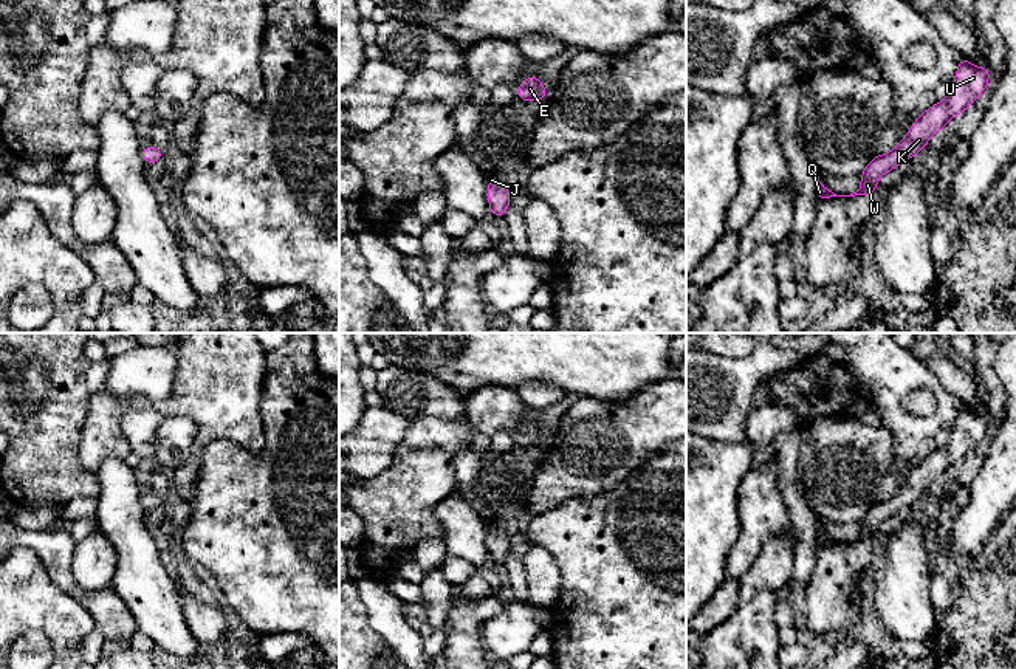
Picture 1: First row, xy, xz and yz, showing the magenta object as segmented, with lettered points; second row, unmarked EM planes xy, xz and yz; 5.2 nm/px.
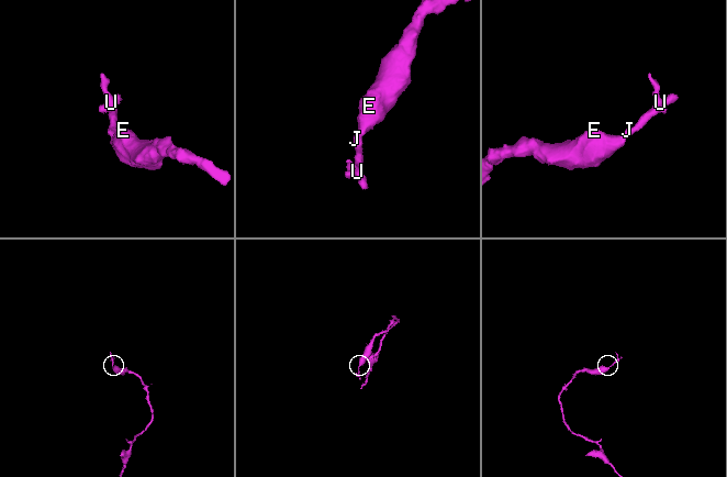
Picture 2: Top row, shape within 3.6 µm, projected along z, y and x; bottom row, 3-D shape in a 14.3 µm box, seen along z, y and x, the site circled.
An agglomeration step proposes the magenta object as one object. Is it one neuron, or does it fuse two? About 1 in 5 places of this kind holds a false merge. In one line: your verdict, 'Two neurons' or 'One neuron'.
One neuron

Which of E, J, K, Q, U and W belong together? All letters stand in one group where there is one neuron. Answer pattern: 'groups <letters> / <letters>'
groups E J K Q U W

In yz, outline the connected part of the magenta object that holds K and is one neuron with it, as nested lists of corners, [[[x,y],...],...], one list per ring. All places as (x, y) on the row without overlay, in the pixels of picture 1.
[[[960,404],[956,427],[948,444],[937,449],[926,458],[917,463],[915,471],[909,480],[901,486],[897,496],[886,502],[877,502],[861,520],[861,533],[850,542],[836,542],[827,536],[816,525],[816,547],[827,547],[830,544],[870,544],[877,536],[877,527],[897,514],[901,506],[914,505],[951,465],[960,461],[977,443],[987,435],[990,426],[990,415],[979,415]]]

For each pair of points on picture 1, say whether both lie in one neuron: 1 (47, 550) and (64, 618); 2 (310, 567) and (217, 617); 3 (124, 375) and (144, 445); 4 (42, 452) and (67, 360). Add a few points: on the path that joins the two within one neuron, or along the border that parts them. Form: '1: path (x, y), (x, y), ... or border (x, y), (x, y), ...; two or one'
1: border (36, 555), (48, 576), (85, 607); two
2: border (223, 601), (233, 617); two
3: path (124, 392), (124, 404), (140, 428); one
4: path (44, 429), (44, 415), (70, 389), (67, 383); one

